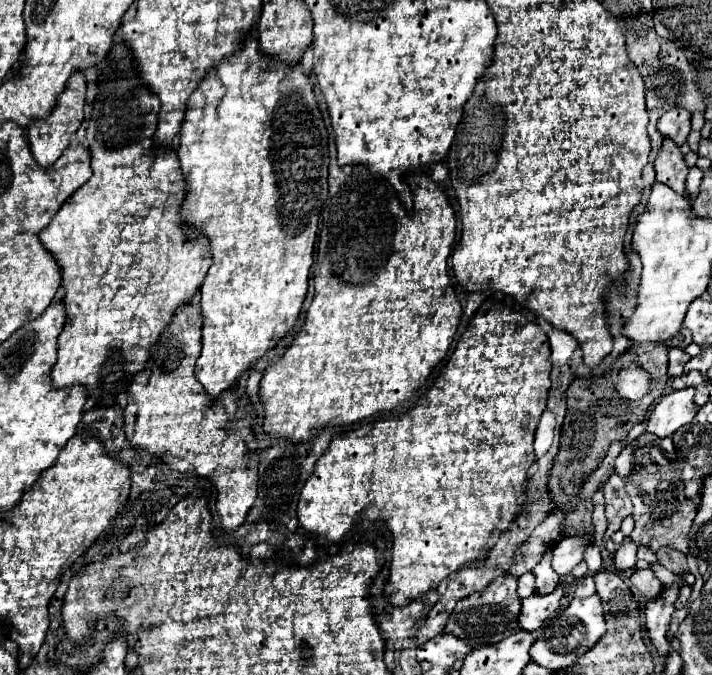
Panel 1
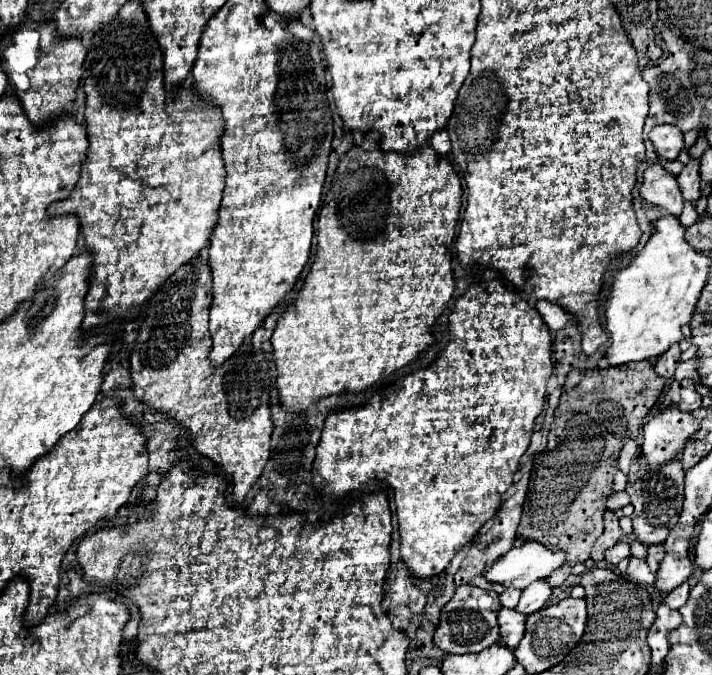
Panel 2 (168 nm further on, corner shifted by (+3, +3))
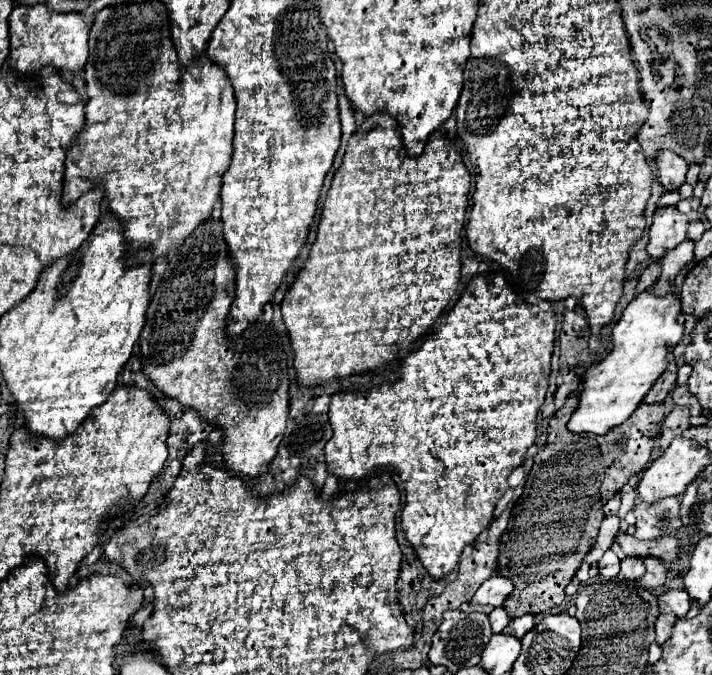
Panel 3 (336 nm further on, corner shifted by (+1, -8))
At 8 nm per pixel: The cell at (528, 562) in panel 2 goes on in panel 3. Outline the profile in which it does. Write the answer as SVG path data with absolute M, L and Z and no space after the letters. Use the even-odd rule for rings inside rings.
M491 576L489 580L485 580L479 590L473 594L473 598L469 600L471 604L489 604L489 606L503 606L505 598L513 592L513 584L511 580L503 578L503 576Z

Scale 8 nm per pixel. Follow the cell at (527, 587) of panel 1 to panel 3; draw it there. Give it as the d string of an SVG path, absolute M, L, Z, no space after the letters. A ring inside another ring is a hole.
M495 608L495 610L489 614L489 620L491 620L491 630L493 630L493 634L497 634L497 632L503 632L503 628L509 624L511 618L505 614L503 608Z

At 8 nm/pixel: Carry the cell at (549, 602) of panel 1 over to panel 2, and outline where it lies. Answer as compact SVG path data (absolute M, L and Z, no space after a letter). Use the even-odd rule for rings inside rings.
M503 607L499 611L499 631L501 631L501 643L509 645L511 649L517 647L517 643L523 639L525 633L525 621L527 615L519 613L515 609Z

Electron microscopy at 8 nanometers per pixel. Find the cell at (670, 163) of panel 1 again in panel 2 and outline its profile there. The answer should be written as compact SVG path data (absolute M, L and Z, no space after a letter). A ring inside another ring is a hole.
M659 159L645 169L641 197L645 199L647 213L651 211L653 205L663 205L675 217L679 217L683 211L683 195L681 195L677 177L671 175Z

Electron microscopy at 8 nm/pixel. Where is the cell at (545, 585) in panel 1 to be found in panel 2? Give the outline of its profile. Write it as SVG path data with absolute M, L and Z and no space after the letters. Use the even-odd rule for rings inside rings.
M539 579L539 581L533 581L527 589L523 589L523 595L521 595L521 601L519 605L515 607L517 611L523 611L525 615L533 613L533 611L539 611L541 607L545 607L549 595L551 595L551 587L545 579Z

